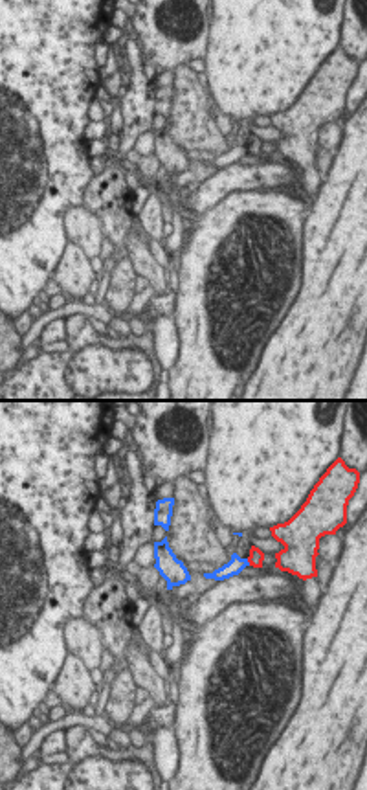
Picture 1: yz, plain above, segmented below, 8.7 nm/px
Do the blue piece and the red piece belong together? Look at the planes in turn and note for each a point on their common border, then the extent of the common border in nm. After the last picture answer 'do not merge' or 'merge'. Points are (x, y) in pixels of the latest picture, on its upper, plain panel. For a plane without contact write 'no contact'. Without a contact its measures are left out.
meets blue at (248, 151); contact 70 nm long

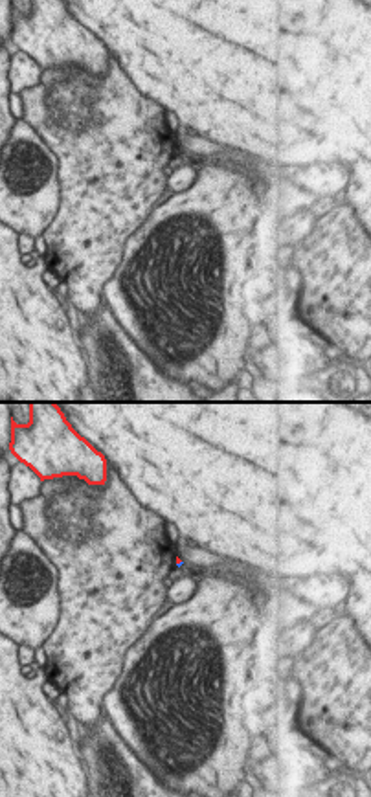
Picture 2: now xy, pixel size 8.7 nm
meets blue at (180, 151); contact 60 nm long

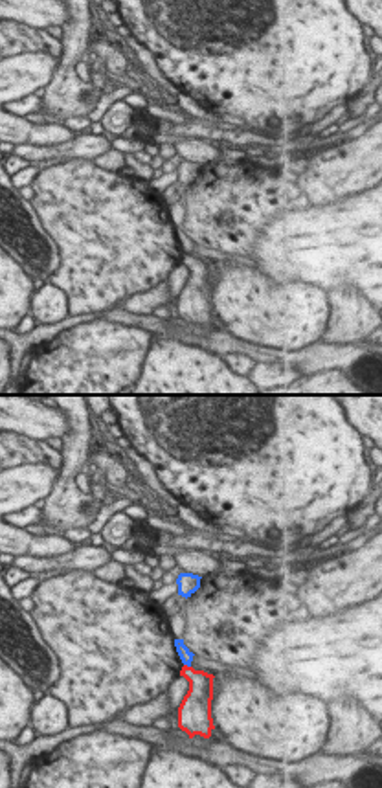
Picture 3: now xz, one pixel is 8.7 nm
meets blue at (188, 254); contact 70 nm long

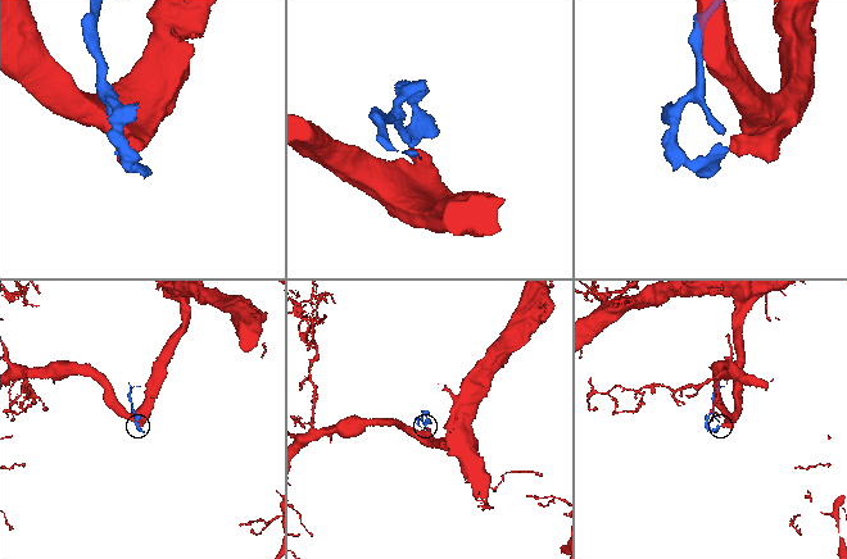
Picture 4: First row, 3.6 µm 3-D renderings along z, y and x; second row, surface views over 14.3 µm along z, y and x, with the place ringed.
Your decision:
do not merge

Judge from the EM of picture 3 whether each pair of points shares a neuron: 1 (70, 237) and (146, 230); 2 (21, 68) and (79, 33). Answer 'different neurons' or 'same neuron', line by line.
1: same neuron
2: different neurons

